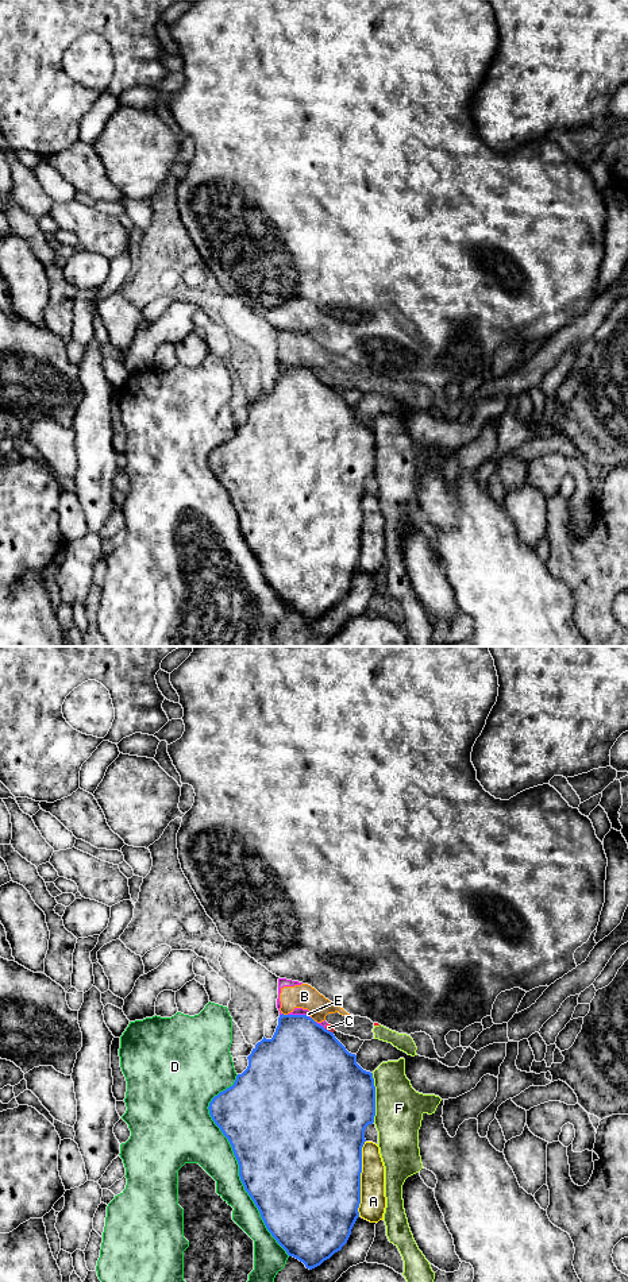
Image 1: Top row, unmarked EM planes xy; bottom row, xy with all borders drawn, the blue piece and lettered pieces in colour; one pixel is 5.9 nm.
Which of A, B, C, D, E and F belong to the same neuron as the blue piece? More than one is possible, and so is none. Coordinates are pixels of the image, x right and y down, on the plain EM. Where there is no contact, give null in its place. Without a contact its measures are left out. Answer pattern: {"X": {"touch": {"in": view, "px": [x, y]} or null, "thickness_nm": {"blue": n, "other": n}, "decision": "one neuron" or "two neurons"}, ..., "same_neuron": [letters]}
{"A": {"touch": {"in": "xy", "px": [359, 531]}, "thickness_nm": {"blue": 500, "other": 160}, "decision": "two neurons"}, "B": {"touch": {"in": "xy", "px": [285, 367]}, "thickness_nm": {"blue": 400, "other": 150}, "decision": "two neurons"}, "C": {"touch": {"in": "xy", "px": [327, 382]}, "thickness_nm": {"blue": 500, "other": 40}, "decision": "two neurons"}, "D": {"touch": {"in": "xy", "px": [238, 514]}, "thickness_nm": {"blue": 500, "other": 260}, "decision": "two neurons"}, "E": {"touch": {"in": "xy", "px": [299, 367]}, "thickness_nm": {"blue": 440, "other": 50}, "decision": "two neurons"}, "F": {"touch": {"in": "xy", "px": [374, 450]}, "thickness_nm": {"blue": 500, "other": 280}, "decision": "two neurons"}, "same_neuron": []}

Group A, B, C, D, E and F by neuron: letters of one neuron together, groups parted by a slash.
A / B C E F / D

